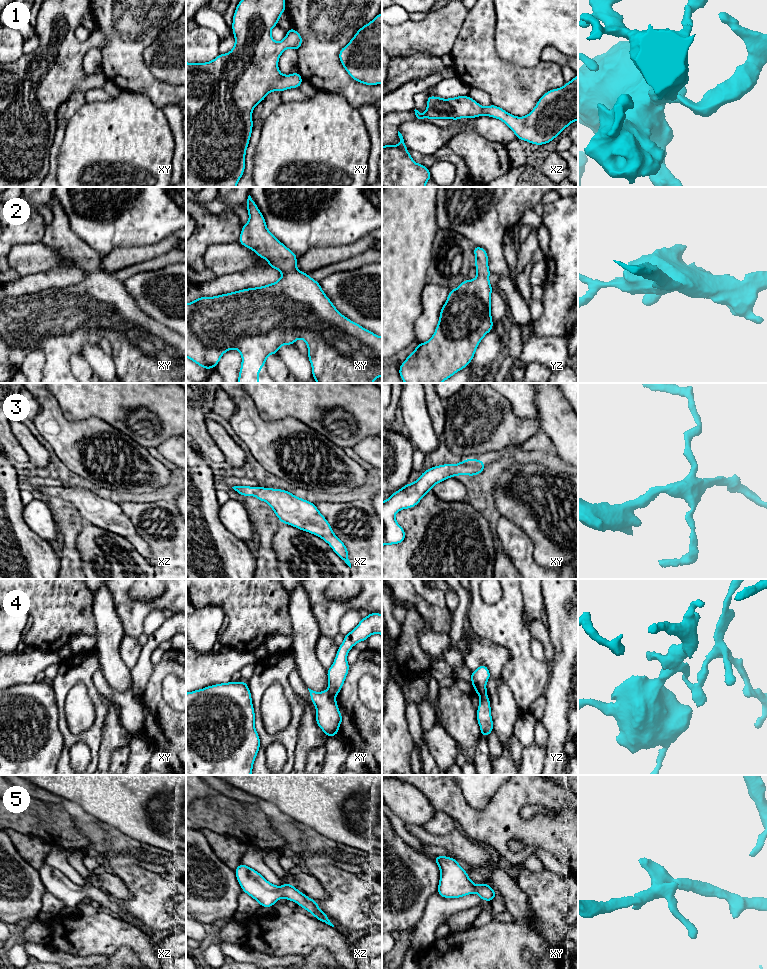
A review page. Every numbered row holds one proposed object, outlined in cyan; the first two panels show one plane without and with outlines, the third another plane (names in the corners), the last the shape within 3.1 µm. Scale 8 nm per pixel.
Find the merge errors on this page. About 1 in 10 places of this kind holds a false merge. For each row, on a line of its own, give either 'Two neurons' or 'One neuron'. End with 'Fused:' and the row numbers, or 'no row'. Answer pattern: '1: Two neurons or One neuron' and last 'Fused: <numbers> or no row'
1: One neuron
2: One neuron
3: One neuron
4: One neuron
5: One neuron
Fused: no row

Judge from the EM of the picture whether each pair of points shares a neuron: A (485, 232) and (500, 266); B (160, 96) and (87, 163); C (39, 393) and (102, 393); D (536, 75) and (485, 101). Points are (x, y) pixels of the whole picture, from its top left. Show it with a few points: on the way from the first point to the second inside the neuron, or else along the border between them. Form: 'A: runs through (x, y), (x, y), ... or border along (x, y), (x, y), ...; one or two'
A: runs through (491, 240), (496, 258); one
B: border along (131, 92), (145, 95), (161, 109); two
C: border along (51, 393), (56, 399), (62, 414); two
D: border along (470, 86), (483, 90), (489, 96), (492, 103); two

